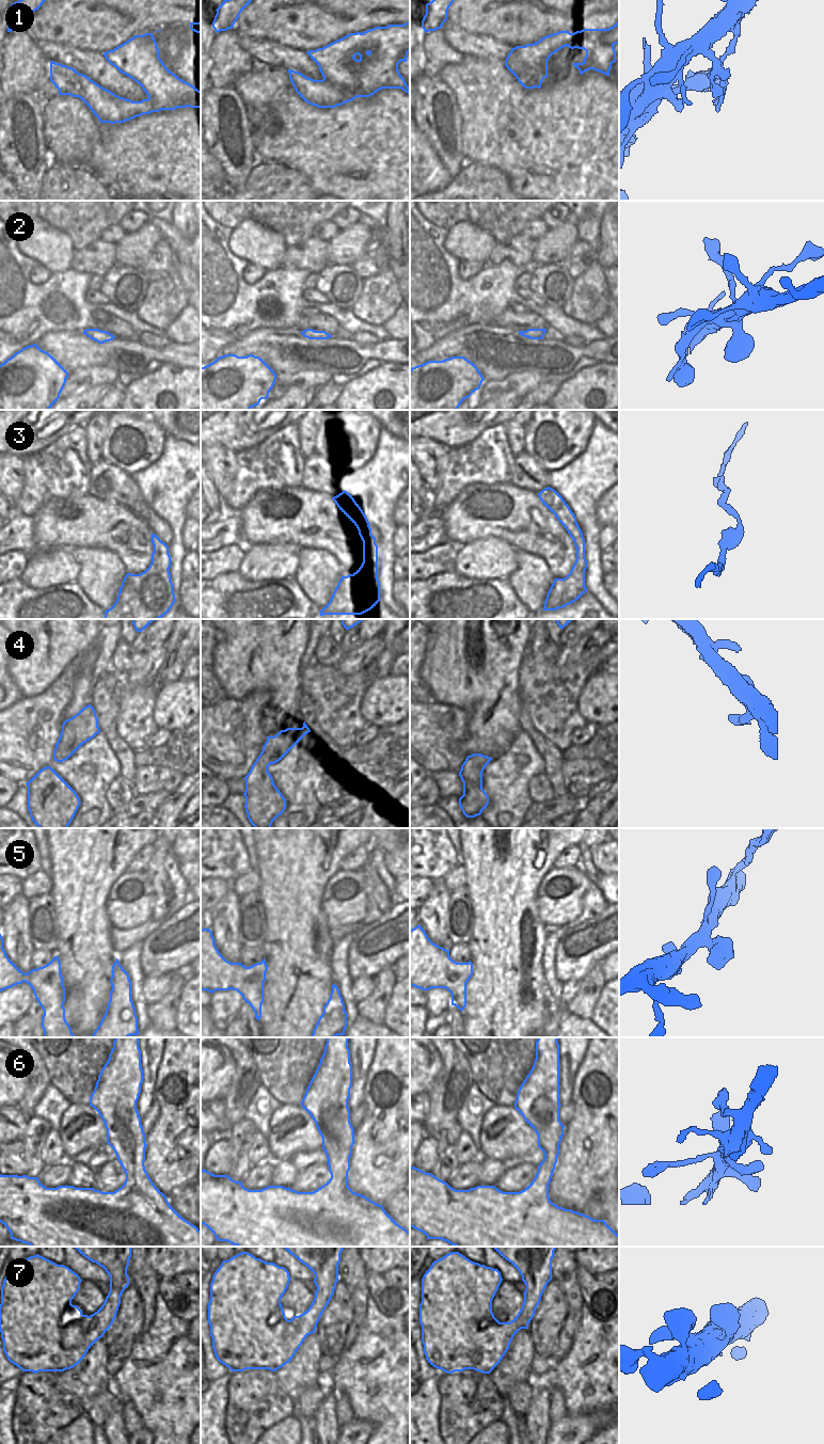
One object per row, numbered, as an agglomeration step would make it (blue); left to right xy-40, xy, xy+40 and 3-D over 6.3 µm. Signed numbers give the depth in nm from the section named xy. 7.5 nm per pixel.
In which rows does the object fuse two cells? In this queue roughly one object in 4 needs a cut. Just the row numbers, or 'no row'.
no row

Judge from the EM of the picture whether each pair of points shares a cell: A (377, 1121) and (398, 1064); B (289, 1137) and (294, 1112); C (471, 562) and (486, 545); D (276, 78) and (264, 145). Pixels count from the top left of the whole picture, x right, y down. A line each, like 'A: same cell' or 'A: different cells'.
A: same cell
B: same cell
C: same cell
D: same cell

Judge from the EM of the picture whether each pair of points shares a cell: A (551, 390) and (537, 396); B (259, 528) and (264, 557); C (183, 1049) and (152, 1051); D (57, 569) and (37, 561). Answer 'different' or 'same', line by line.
A: same
B: different
C: different
D: same

